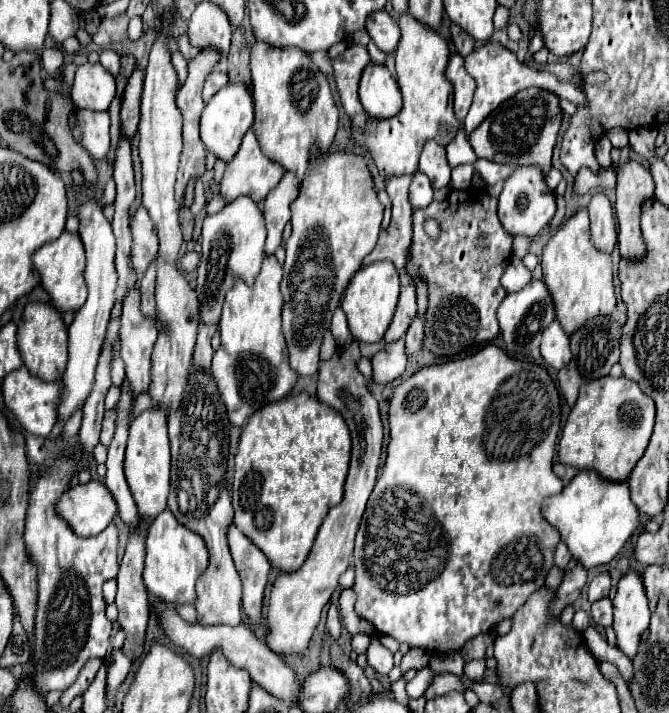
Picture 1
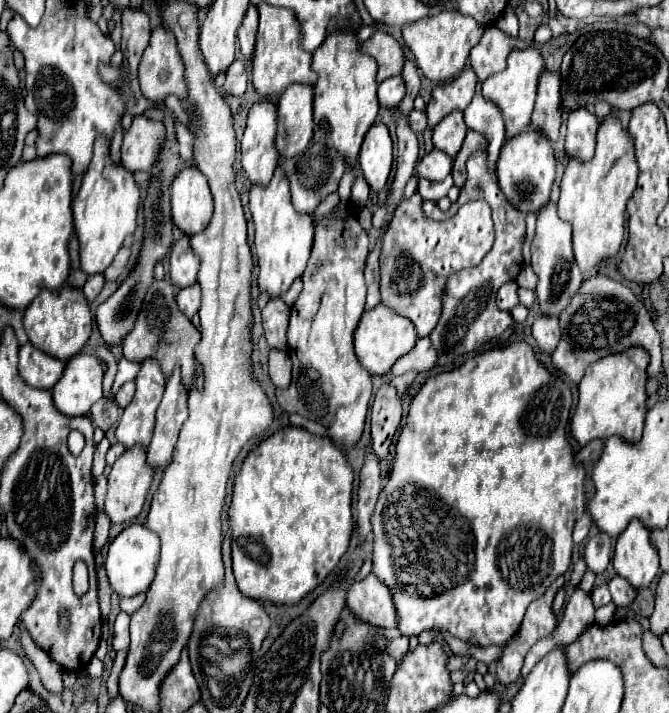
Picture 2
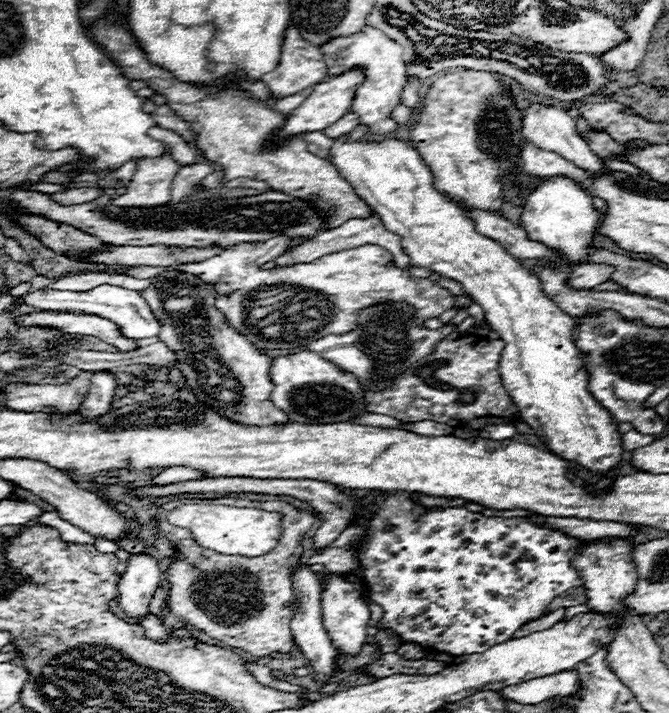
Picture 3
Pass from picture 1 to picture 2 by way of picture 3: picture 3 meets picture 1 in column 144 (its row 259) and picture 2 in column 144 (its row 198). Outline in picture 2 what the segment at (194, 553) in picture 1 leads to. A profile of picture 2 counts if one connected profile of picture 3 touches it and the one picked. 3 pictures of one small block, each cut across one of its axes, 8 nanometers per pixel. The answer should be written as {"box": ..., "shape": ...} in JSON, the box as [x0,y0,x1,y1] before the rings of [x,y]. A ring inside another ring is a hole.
{"box":[106,524,160,596],"shape":[[[132,524],[124,528],[108,546],[108,556],[106,556],[106,572],[110,578],[110,586],[118,596],[136,596],[140,592],[148,590],[148,584],[152,584],[156,560],[158,560],[160,544],[158,536],[148,530],[142,524]]]}

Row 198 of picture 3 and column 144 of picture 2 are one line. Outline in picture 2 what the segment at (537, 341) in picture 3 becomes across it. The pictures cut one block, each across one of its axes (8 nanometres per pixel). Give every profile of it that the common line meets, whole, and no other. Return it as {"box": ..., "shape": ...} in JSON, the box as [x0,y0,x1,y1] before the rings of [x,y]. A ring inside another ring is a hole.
{"box":[116,360,166,448],"shape":[[[144,360],[136,376],[136,394],[124,408],[116,428],[116,440],[126,448],[148,446],[154,430],[154,416],[162,400],[166,378],[156,360]]]}

